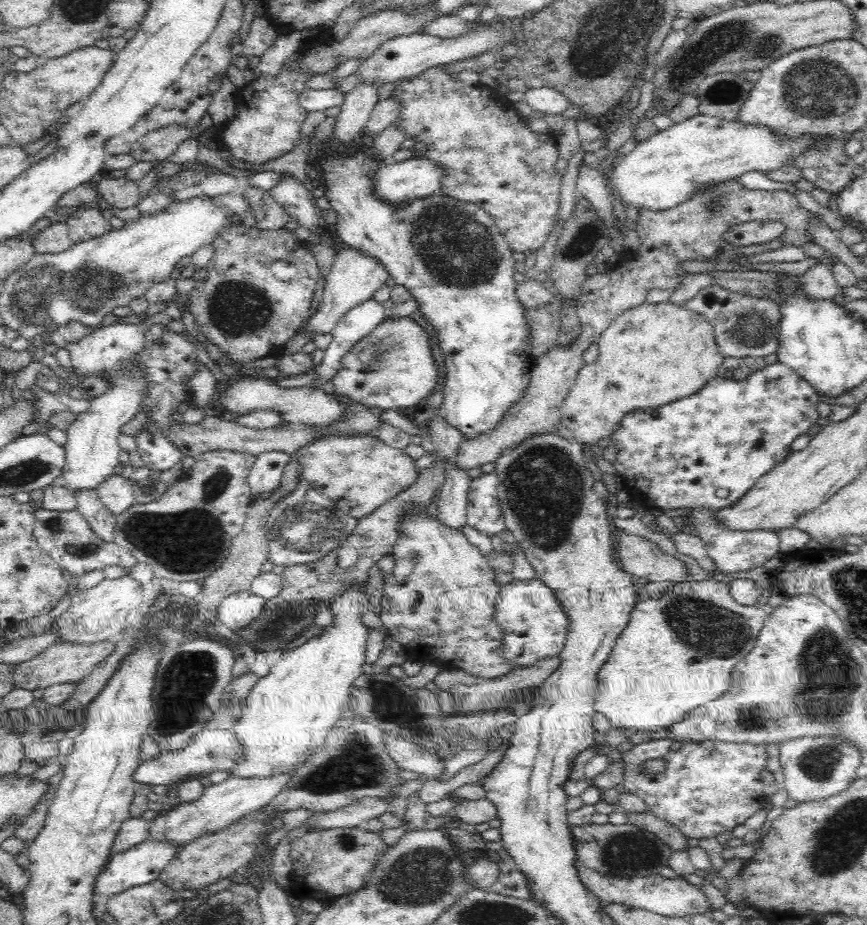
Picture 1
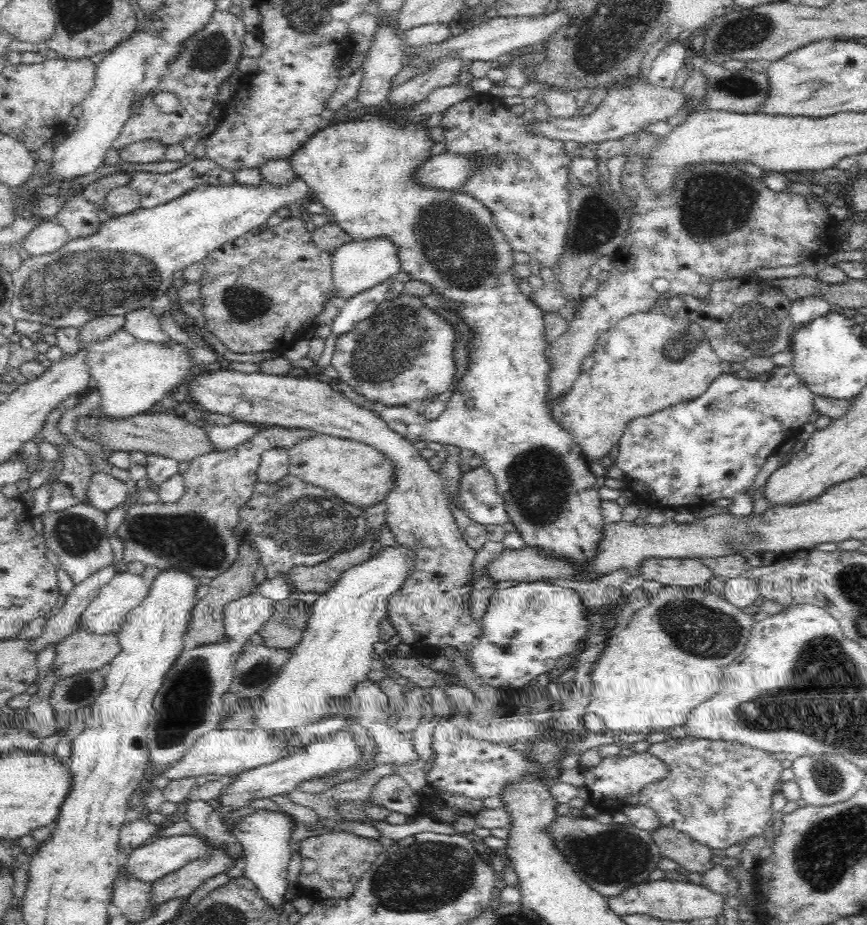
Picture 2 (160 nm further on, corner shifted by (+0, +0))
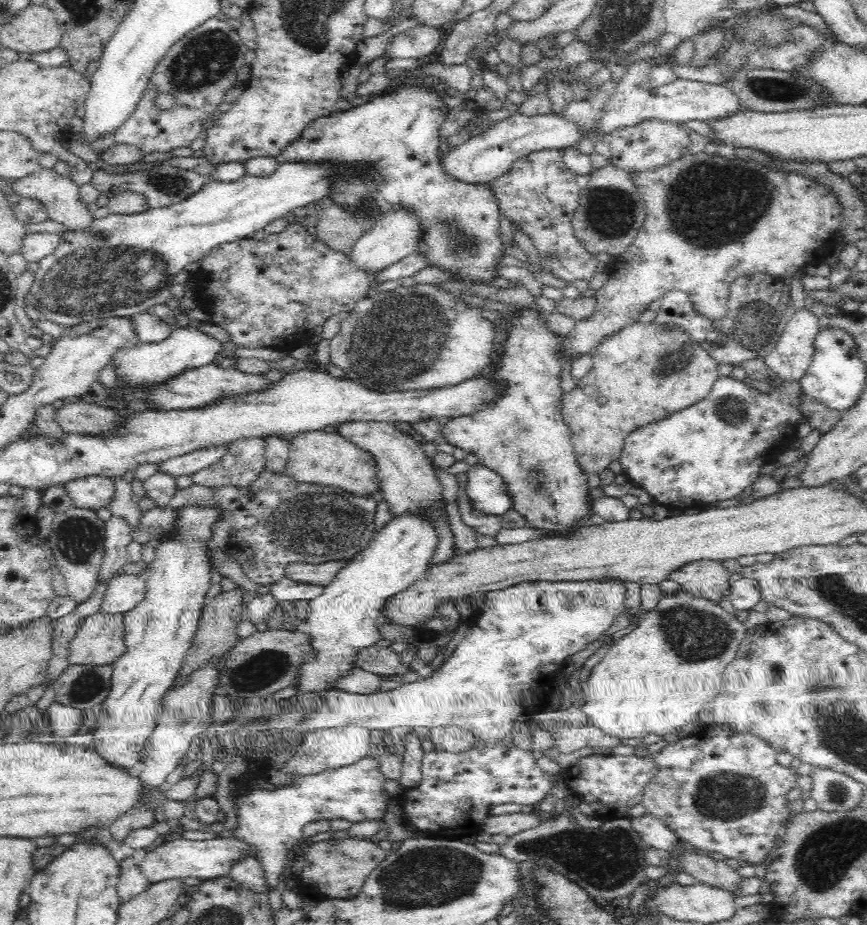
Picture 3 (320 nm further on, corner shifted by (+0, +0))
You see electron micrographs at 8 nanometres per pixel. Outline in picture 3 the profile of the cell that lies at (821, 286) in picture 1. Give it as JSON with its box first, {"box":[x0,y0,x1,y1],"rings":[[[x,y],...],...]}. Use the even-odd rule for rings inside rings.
{"box":[764,308,820,382],"rings":[[[807,308],[796,312],[780,335],[774,350],[764,357],[771,377],[784,382],[801,382],[815,353],[814,343],[820,332],[817,317]]]}

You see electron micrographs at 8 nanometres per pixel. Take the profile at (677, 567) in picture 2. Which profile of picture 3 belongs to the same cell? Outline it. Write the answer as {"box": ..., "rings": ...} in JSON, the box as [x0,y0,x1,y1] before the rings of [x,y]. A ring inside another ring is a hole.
{"box":[669,560,732,604],"rings":[[[697,560],[670,574],[669,579],[678,582],[684,592],[692,597],[711,600],[716,604],[728,598],[732,580],[723,561]]]}

